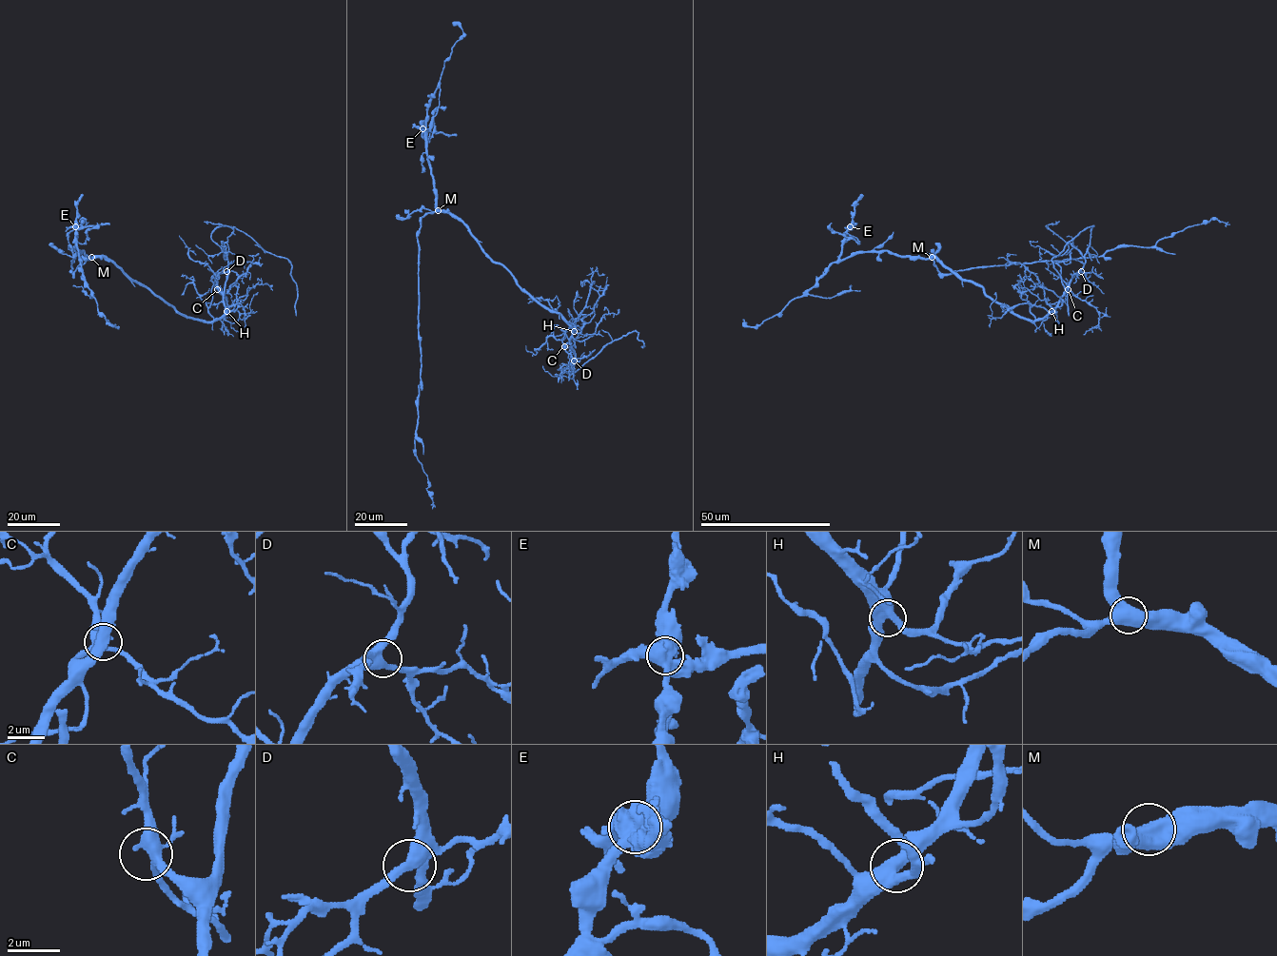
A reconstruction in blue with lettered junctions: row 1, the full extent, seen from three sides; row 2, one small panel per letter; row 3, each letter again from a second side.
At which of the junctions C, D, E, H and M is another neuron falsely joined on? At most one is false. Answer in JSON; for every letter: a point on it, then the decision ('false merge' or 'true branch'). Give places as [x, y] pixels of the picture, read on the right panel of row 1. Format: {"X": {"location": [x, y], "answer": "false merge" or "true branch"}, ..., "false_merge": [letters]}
{"C": {"location": [1068, 289], "answer": "true branch"}, "D": {"location": [1081, 271], "answer": "true branch"}, "E": {"location": [850, 226], "answer": "false merge"}, "H": {"location": [1051, 311], "answer": "true branch"}, "M": {"location": [932, 257], "answer": "true branch"}, "false_merge": ["E"]}

